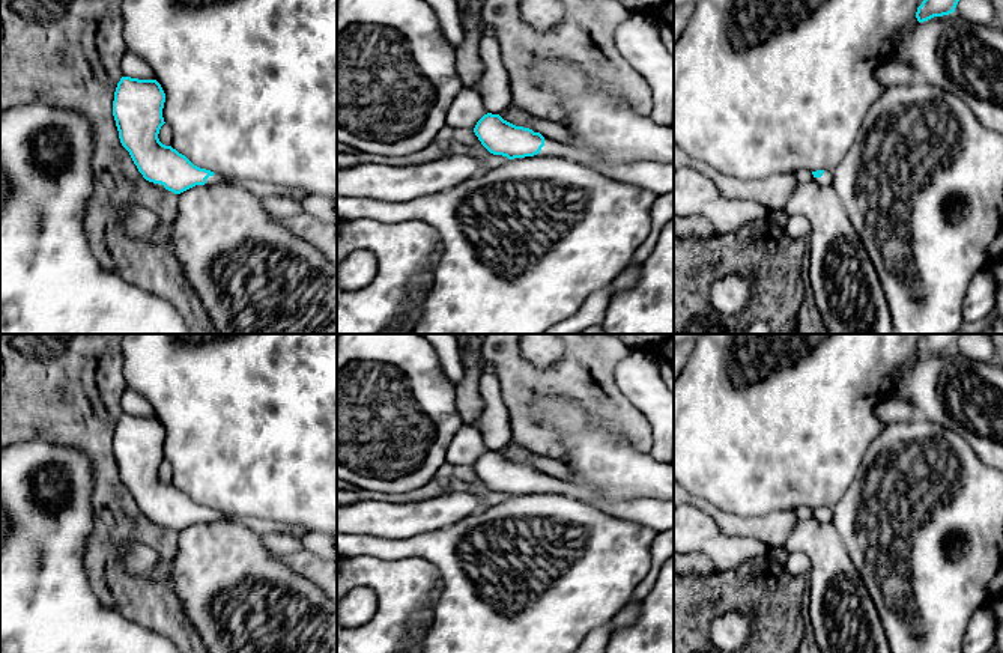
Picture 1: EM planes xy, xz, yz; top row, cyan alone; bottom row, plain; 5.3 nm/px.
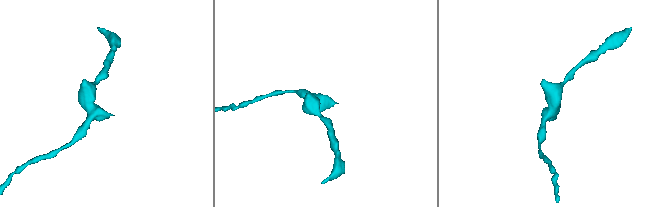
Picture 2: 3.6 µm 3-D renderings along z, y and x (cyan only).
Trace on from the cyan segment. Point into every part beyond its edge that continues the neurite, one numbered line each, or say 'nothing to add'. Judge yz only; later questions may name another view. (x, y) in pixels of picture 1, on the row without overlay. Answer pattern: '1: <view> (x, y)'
1: yz (826, 516)

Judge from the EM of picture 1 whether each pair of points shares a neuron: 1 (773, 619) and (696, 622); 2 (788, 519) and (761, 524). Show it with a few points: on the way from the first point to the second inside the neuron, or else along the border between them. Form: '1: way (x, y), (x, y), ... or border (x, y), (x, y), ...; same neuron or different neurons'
1: way (754, 599), (719, 598), (715, 602); same neuron
2: way (782, 521), (779, 524), (767, 524); same neuron

